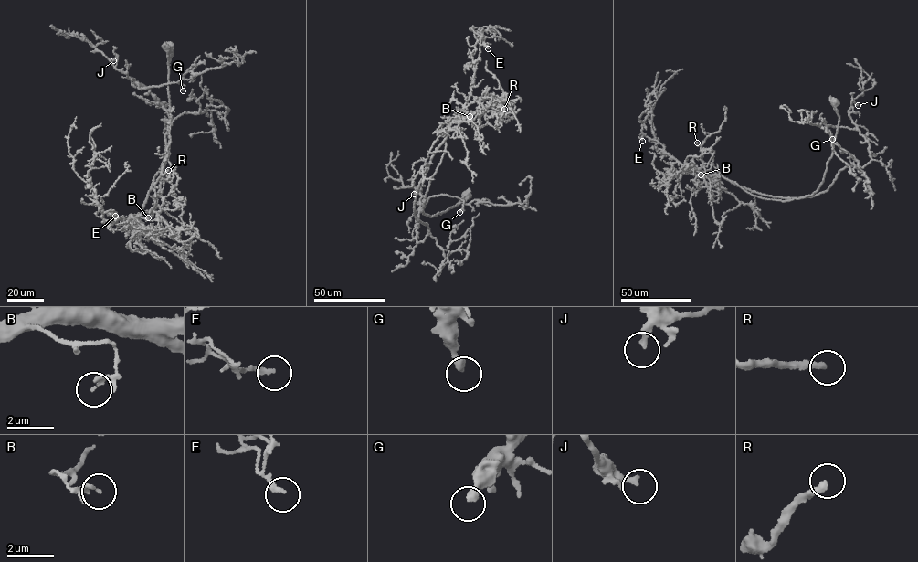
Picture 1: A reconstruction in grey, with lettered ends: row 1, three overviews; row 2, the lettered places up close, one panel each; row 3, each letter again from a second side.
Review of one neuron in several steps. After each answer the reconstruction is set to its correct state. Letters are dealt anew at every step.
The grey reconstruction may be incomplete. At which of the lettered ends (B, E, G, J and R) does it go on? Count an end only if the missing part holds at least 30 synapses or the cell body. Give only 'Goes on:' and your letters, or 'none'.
Goes on: R

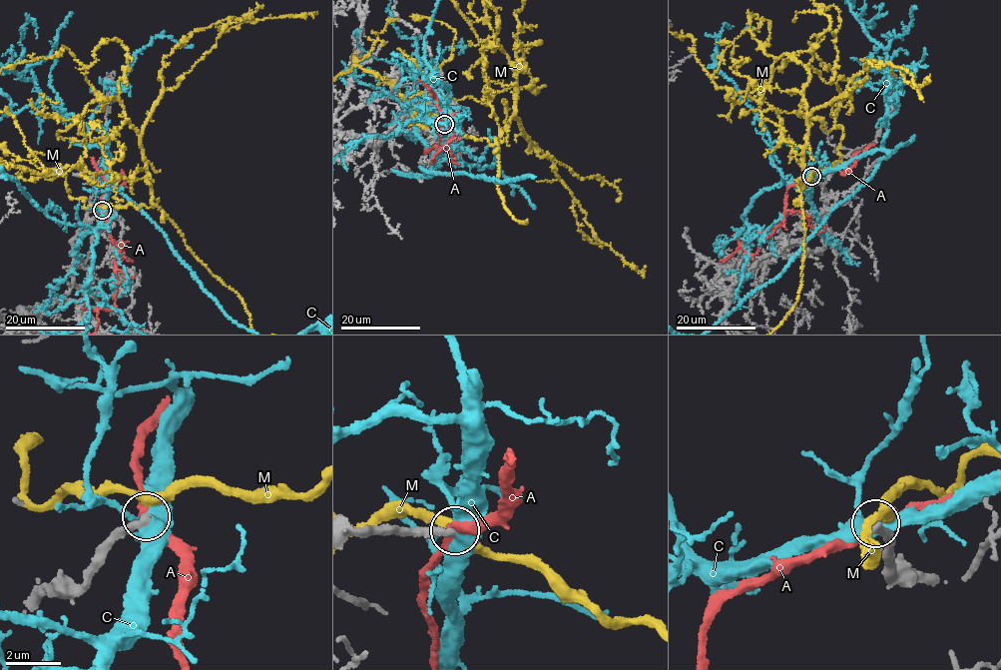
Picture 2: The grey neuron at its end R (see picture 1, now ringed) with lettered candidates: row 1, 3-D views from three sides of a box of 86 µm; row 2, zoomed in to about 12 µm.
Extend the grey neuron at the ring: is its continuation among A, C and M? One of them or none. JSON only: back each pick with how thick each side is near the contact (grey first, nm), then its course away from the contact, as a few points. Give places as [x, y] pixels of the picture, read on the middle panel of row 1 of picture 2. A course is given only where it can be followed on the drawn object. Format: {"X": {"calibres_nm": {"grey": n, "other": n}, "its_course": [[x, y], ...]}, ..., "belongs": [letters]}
{"belongs": []}

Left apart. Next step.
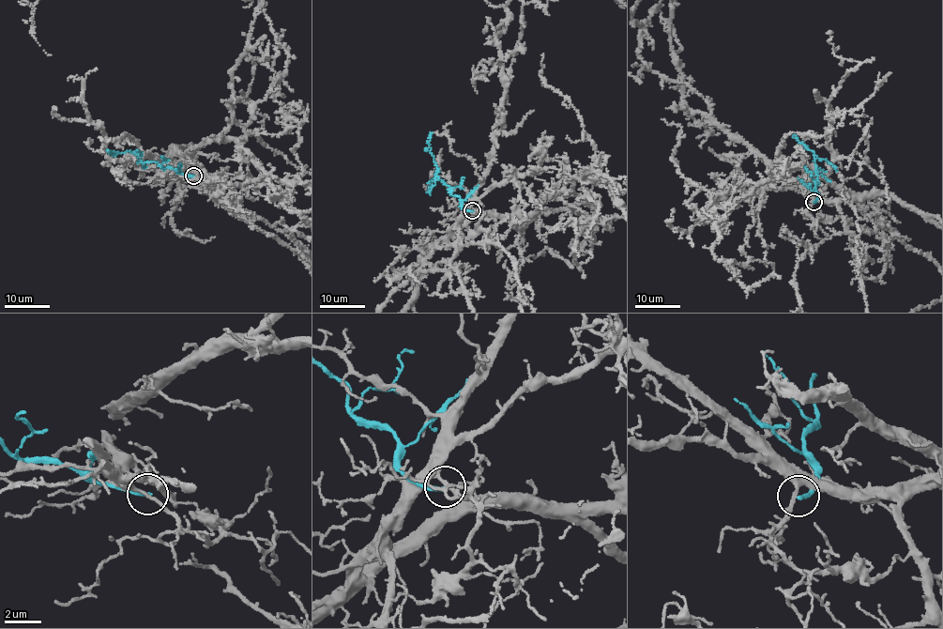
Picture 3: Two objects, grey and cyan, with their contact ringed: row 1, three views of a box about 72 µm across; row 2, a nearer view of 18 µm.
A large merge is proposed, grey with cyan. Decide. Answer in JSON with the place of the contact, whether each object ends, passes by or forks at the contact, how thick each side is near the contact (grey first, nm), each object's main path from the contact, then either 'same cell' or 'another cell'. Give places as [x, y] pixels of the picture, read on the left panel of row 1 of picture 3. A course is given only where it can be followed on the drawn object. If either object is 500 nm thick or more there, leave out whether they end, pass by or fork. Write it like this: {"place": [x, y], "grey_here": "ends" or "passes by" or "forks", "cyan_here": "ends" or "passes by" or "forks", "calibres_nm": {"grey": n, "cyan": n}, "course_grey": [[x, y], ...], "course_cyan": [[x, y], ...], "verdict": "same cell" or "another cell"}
{"place": [193, 176], "grey_here": "passes by", "cyan_here": "ends", "calibres_nm": {"grey": 200, "cyan": 220}, "course_grey": [[192, 176], [174, 148], [201, 142], [216, 149], [227, 146], [250, 38]], "course_cyan": [[192, 176], [162, 167], [155, 161], [143, 162], [134, 152], [110, 153], [106, 150]], "verdict": "another cell"}

